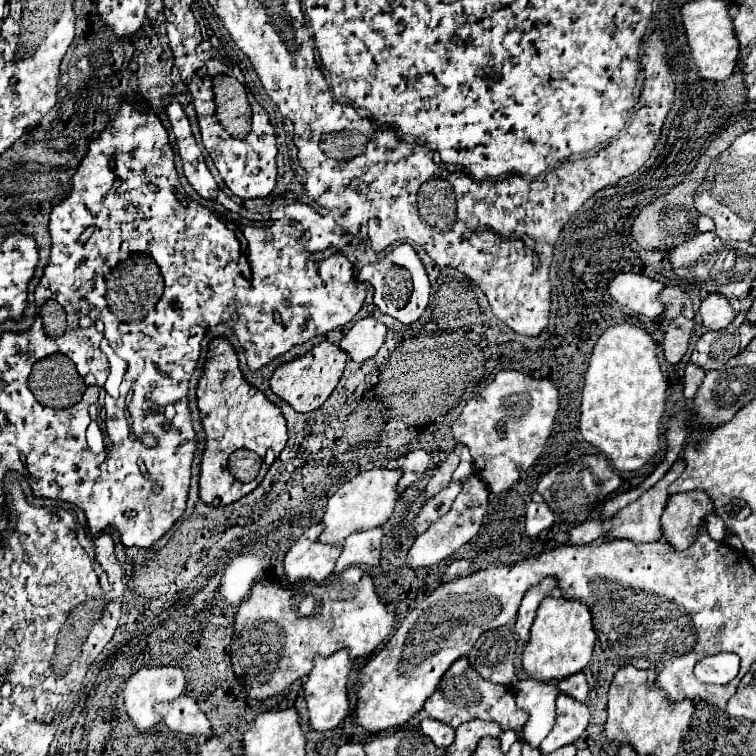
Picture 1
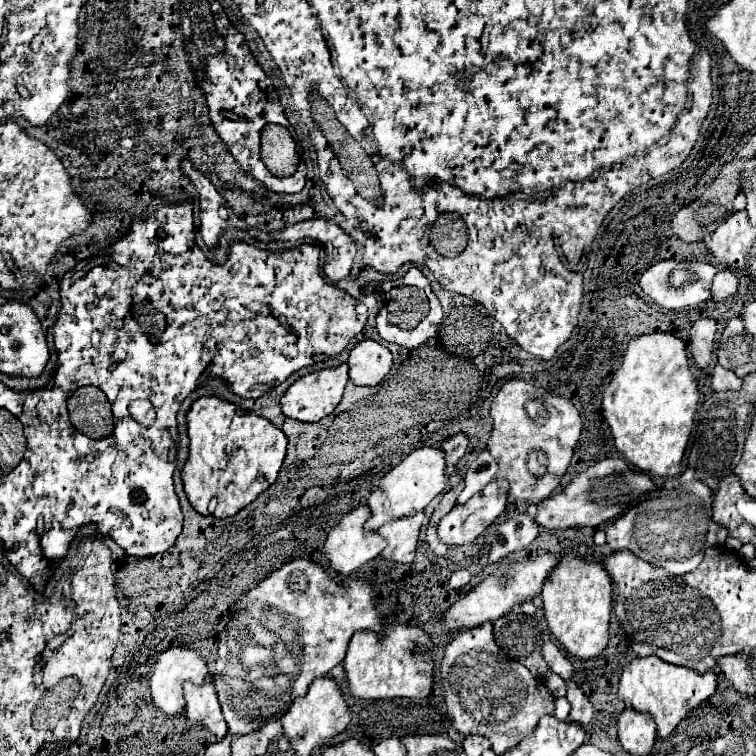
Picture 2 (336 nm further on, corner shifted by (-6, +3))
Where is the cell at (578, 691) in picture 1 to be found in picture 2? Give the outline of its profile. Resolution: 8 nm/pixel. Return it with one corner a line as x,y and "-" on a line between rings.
566,681
566,699
572,705
572,711
570,711
568,719
574,721
574,723
582,723
582,727
586,727
592,719
594,707
574,681

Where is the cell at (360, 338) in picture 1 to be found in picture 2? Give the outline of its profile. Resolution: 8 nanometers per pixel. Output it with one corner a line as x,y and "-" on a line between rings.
364,339
350,351
348,367
354,385
378,385
392,367
392,353
386,345

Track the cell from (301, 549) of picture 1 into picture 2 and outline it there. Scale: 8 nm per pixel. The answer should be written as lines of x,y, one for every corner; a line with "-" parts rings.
360,505
330,529
324,541
324,555
330,569
348,575
360,565
378,557
382,547
386,547
376,531
364,531
362,525
366,519
368,507

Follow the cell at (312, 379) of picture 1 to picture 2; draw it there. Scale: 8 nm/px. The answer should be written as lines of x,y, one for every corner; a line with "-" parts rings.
342,363
338,367
332,367
332,369
322,369
322,371
312,371
300,379
296,379
288,391
280,397
280,407
282,407
282,413
286,417
292,417
292,419
298,419
298,421
320,421
324,415
330,415
336,405
340,403
342,399
342,393
344,393
344,387
346,387
346,381
348,381
348,365

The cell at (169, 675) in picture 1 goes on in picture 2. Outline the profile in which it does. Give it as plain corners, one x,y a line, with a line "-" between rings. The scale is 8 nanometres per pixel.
170,647
158,657
154,665
154,673
150,677
152,701
166,715
178,715
184,709
182,683
192,681
202,685
208,679
210,669
196,651

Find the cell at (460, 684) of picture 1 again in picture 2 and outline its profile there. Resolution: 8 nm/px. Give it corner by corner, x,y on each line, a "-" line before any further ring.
492,623
462,631
462,635
456,635
446,645
440,661
440,683
452,727
462,735
484,735
496,755
530,737
542,715
554,713
552,693
526,667
514,659
506,659
494,643

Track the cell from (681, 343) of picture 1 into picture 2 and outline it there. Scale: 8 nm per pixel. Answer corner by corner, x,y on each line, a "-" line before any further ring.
698,319
690,329
690,355
700,369
710,363
710,353
714,347
714,335
718,323
714,319

